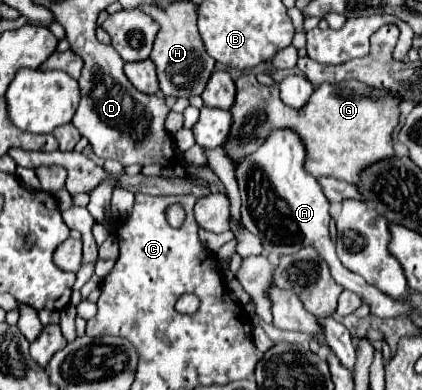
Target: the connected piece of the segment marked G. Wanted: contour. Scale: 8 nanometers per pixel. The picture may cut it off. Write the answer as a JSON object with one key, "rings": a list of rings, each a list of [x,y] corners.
{"rings":[[[243,73],[235,85],[237,97],[233,109],[243,109],[243,113],[233,113],[231,135],[225,143],[225,151],[233,159],[253,153],[271,129],[281,127],[289,127],[301,135],[307,145],[305,169],[315,177],[335,177],[357,185],[359,173],[367,165],[395,155],[391,135],[399,125],[401,97],[387,93],[387,89],[371,89],[361,81],[341,81],[339,85],[323,83],[315,89],[303,109],[293,109],[281,101],[277,85],[265,87],[251,73]]]}

